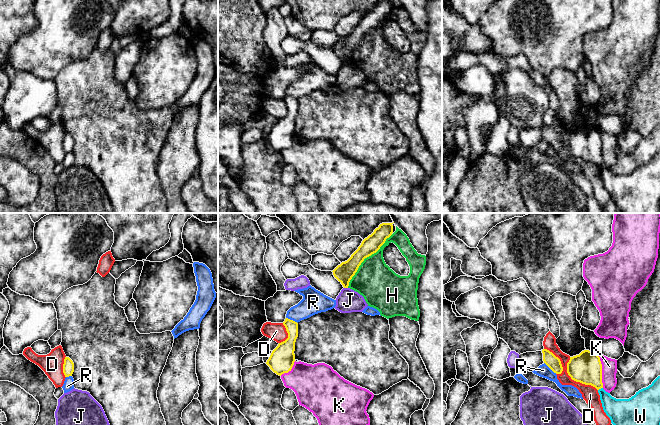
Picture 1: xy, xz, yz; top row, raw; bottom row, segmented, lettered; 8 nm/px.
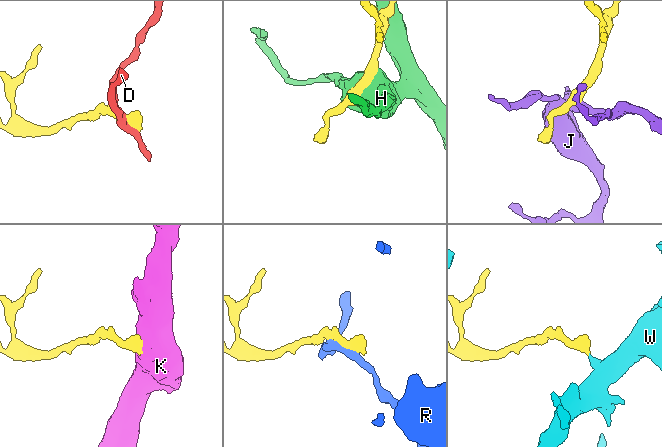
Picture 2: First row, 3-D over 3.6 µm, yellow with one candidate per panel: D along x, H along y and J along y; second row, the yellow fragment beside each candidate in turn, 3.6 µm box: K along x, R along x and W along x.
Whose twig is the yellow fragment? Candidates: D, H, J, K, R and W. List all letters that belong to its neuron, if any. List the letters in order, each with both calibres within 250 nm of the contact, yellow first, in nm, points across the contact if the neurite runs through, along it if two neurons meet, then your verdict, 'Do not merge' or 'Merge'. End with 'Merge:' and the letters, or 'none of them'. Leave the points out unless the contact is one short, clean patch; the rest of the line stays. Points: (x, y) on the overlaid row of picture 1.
D: Thickness 260 nm (yellow) against 130 nm. Do not merge
H: Thickness 150 nm (yellow) against 320 nm. Do not merge
J: Thickness 150 nm (yellow) against 190 nm. Boundary: xz (344, 287), (347, 288). Do not merge
K: Thickness 260 nm (yellow) against 130 nm. Boundary: yz (596, 353), (601, 364), (601, 382), (603, 387). Do not merge
R: Thickness 110 nm (yellow) against 100 nm. Do not merge
W: Thickness 260 nm (yellow) against 200 nm. Path across: yz (586, 368), (600, 388), (602, 393), (620, 411). Merge
Merge: W

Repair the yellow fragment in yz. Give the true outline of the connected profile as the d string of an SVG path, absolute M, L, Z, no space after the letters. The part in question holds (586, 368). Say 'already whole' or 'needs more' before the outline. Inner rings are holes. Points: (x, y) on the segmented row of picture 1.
needs more | M584 350L579 355L570 357L567 373L572 380L591 385L598 390L603 410L613 425L660 425L660 376L631 398L616 399L603 389L602 364L597 353Z

